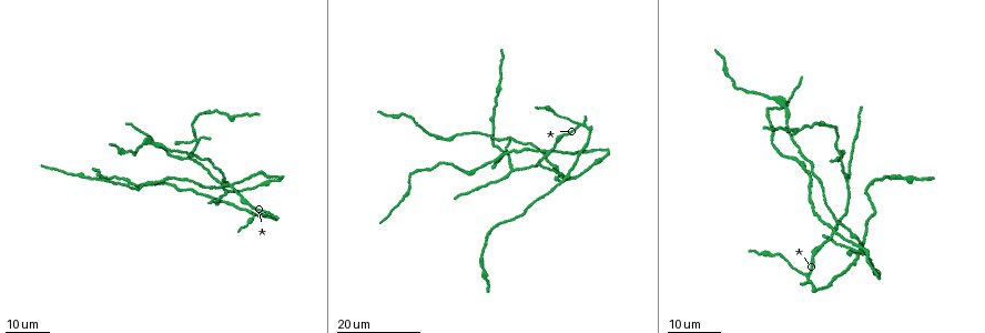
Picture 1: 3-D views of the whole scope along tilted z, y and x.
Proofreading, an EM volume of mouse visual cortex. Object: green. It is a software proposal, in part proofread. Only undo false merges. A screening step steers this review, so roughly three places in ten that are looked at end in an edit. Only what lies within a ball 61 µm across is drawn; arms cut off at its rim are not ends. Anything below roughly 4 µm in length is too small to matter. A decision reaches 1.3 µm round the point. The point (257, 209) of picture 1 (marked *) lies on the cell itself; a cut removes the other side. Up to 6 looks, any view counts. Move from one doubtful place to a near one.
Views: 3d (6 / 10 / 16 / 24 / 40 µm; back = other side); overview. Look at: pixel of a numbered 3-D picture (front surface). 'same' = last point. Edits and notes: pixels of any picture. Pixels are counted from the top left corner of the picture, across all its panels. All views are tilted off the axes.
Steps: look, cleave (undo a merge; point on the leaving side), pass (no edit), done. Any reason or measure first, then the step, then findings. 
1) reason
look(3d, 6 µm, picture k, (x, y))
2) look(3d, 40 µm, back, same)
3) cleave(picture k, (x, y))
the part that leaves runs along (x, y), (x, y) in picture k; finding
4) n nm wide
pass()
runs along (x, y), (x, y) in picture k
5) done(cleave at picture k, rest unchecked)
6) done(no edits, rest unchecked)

three-way junction
look(3d, 16 µm, picture 1, (513, 170))

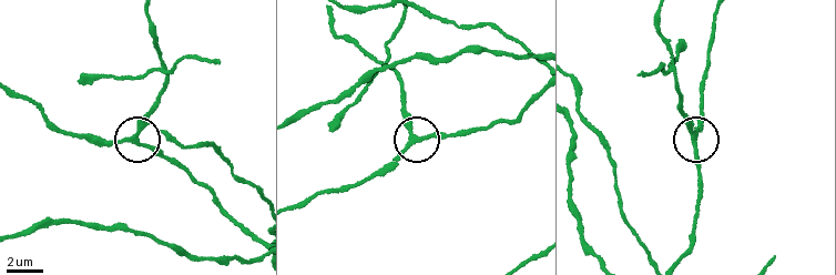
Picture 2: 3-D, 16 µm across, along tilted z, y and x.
closer look
look(3d, 6 µm, picture 2, (691, 136))

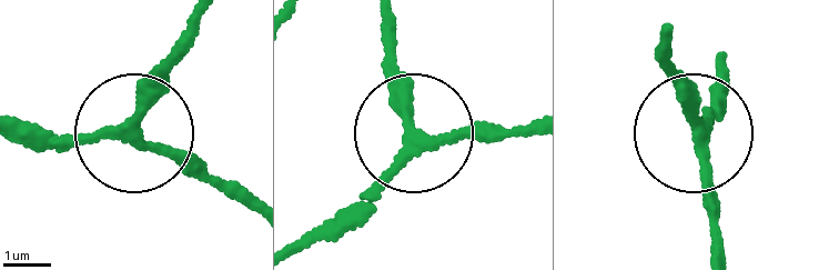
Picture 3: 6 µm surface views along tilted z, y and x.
pass()
runs along (713, 249), (695, 131), (727, 89) in picture 3; continuous, no second cell

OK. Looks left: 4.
a narrow waist
look(3d, 16 µm, picture 1, (852, 142))

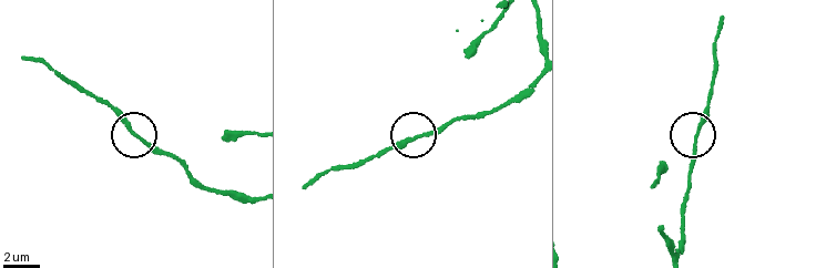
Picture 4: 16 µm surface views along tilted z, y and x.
closer look
look(3d, 10 µm, picture 4, (696, 141))

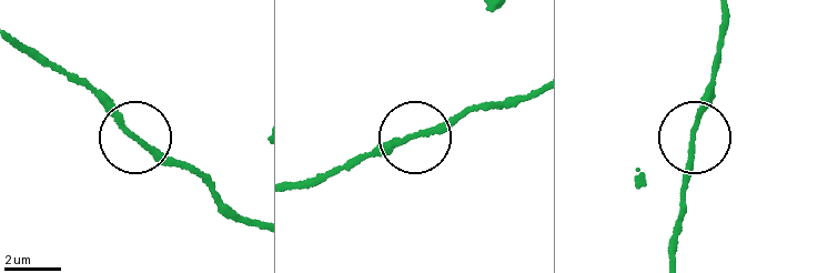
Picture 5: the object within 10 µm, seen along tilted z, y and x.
from behind
look(3d, 10 µm, back, picture 5, (692, 135))

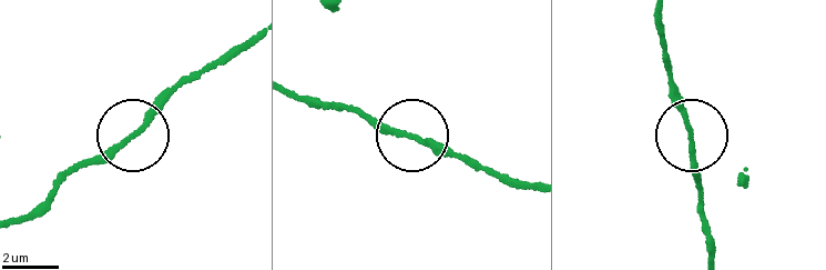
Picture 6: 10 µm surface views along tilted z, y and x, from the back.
pass()
runs along (294, 93), (369, 117), (464, 162) in picture 6; all the same cell

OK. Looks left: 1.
done(no edits, rest unchecked)

